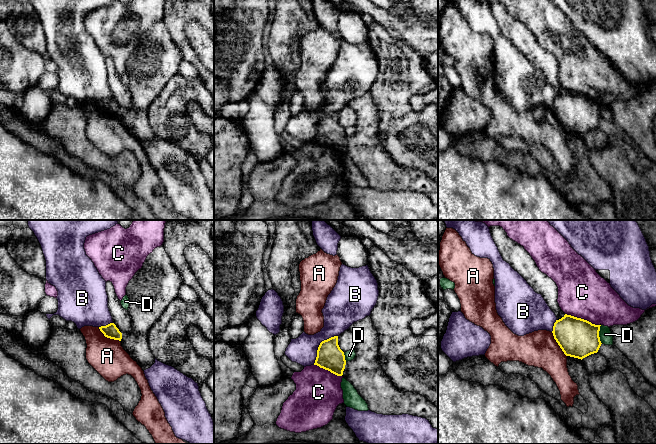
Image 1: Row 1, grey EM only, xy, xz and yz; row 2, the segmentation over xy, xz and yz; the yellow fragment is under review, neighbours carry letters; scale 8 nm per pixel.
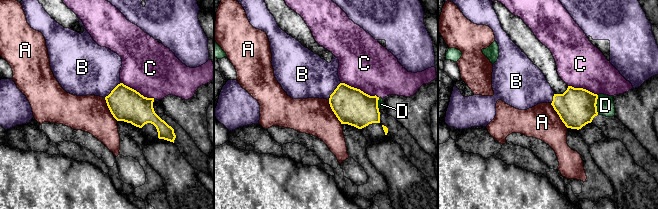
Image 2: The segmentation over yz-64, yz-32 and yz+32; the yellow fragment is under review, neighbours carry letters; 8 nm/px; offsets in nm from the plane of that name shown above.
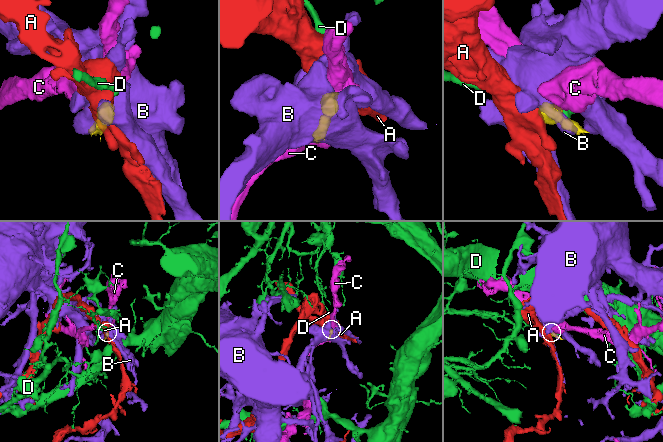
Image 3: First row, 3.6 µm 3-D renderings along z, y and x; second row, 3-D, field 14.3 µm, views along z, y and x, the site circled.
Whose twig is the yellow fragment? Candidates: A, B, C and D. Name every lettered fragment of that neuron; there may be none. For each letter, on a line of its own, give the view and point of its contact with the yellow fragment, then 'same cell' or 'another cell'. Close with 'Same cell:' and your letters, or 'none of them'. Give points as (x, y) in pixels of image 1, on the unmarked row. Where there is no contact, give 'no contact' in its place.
A: xy (108, 113) | another cell
B: xz (319, 121) | another cell
C: yz (582, 95) | another cell
D: yz (598, 110) | another cell
Same cell: none of them

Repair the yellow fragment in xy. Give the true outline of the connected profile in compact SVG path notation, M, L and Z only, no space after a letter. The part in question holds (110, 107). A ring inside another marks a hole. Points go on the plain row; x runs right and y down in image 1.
M110 99L106 102L101 102L99 103L99 105L107 114L119 117L121 117L122 115L122 109L119 107L114 99Z

